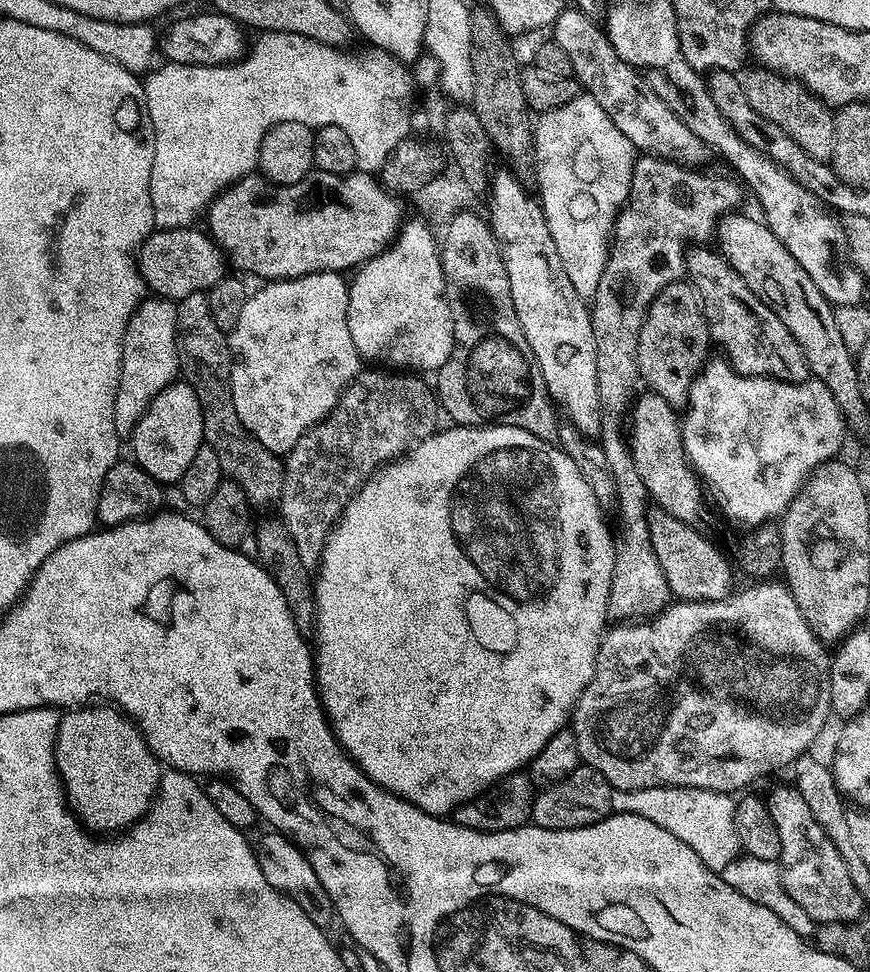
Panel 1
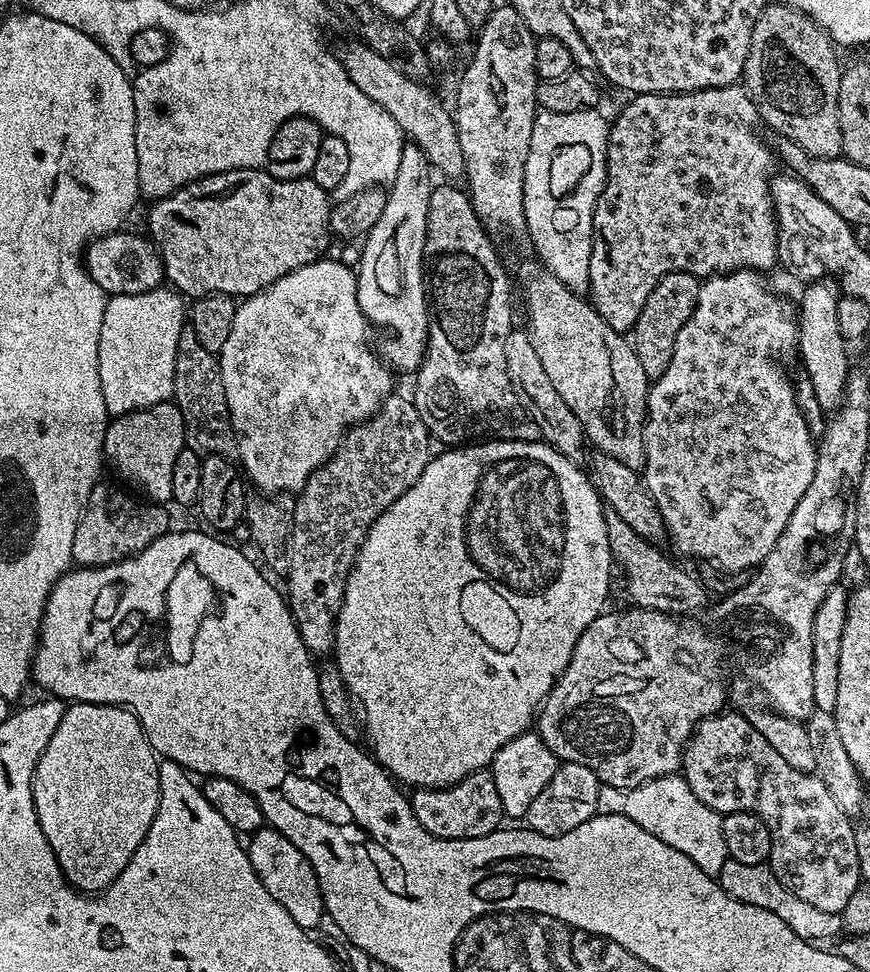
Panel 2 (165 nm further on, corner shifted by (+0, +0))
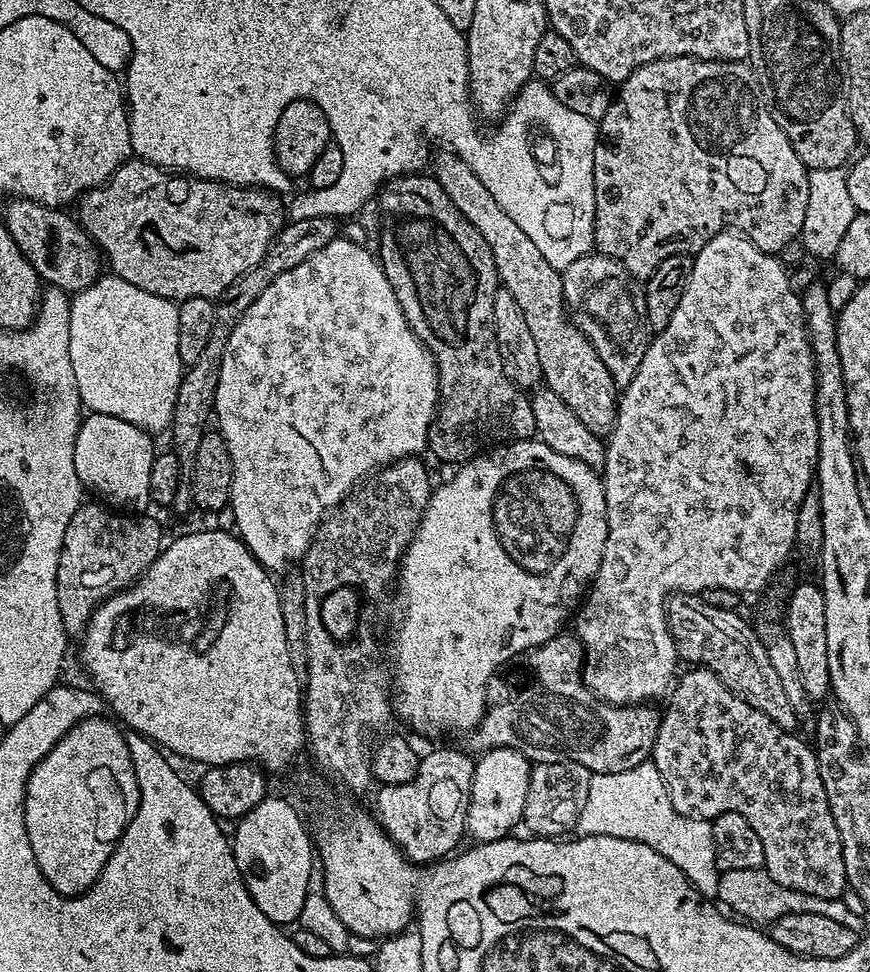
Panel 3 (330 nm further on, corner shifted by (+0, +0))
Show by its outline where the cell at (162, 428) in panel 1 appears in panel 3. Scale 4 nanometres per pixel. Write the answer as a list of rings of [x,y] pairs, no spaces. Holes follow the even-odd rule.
[[[87,413],[74,444],[74,468],[81,485],[100,494],[107,505],[128,512],[144,512],[151,505],[150,471],[156,449],[153,437],[140,427],[113,415]]]

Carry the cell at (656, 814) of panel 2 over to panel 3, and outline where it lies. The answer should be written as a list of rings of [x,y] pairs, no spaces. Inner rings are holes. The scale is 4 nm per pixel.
[[[651,762],[621,772],[593,774],[590,794],[586,794],[586,806],[582,806],[582,814],[578,814],[575,831],[580,836],[613,836],[642,842],[658,850],[662,858],[670,858],[701,896],[715,898],[718,894],[722,869],[716,865],[711,823],[704,818],[683,816],[674,810],[662,774],[658,774],[656,765]]]

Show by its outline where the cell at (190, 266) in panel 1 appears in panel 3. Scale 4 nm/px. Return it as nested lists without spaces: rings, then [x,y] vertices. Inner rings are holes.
[[[12,198],[4,208],[2,222],[14,238],[18,250],[28,259],[45,285],[75,294],[90,288],[102,275],[102,253],[81,228],[79,219],[67,216],[67,211],[50,208],[33,200]]]

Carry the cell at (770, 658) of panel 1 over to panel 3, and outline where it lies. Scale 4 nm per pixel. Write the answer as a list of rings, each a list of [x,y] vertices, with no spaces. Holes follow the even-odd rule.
[[[572,634],[550,638],[544,644],[529,648],[527,652],[508,661],[498,676],[498,680],[504,685],[497,690],[493,700],[491,697],[479,724],[467,733],[467,747],[476,754],[489,752],[492,748],[513,748],[525,754],[556,753],[565,760],[573,760],[586,766],[586,770],[593,774],[621,772],[645,763],[652,754],[660,729],[661,713],[655,712],[652,706],[617,706],[598,699],[584,684],[583,662],[584,653]]]

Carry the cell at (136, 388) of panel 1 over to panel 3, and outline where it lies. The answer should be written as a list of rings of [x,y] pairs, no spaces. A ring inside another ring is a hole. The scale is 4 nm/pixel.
[[[111,274],[101,275],[95,285],[90,288],[84,288],[82,291],[75,293],[71,297],[68,306],[68,317],[70,318],[70,358],[74,366],[74,382],[76,389],[80,395],[81,405],[89,413],[97,412],[98,414],[113,415],[125,422],[130,422],[136,427],[140,427],[144,432],[149,434],[157,434],[169,427],[174,414],[174,402],[178,398],[178,386],[180,385],[180,377],[182,375],[182,365],[180,355],[178,354],[178,307],[173,301],[150,294],[150,290],[142,290],[138,286],[130,286],[130,282],[126,282],[122,278]]]

